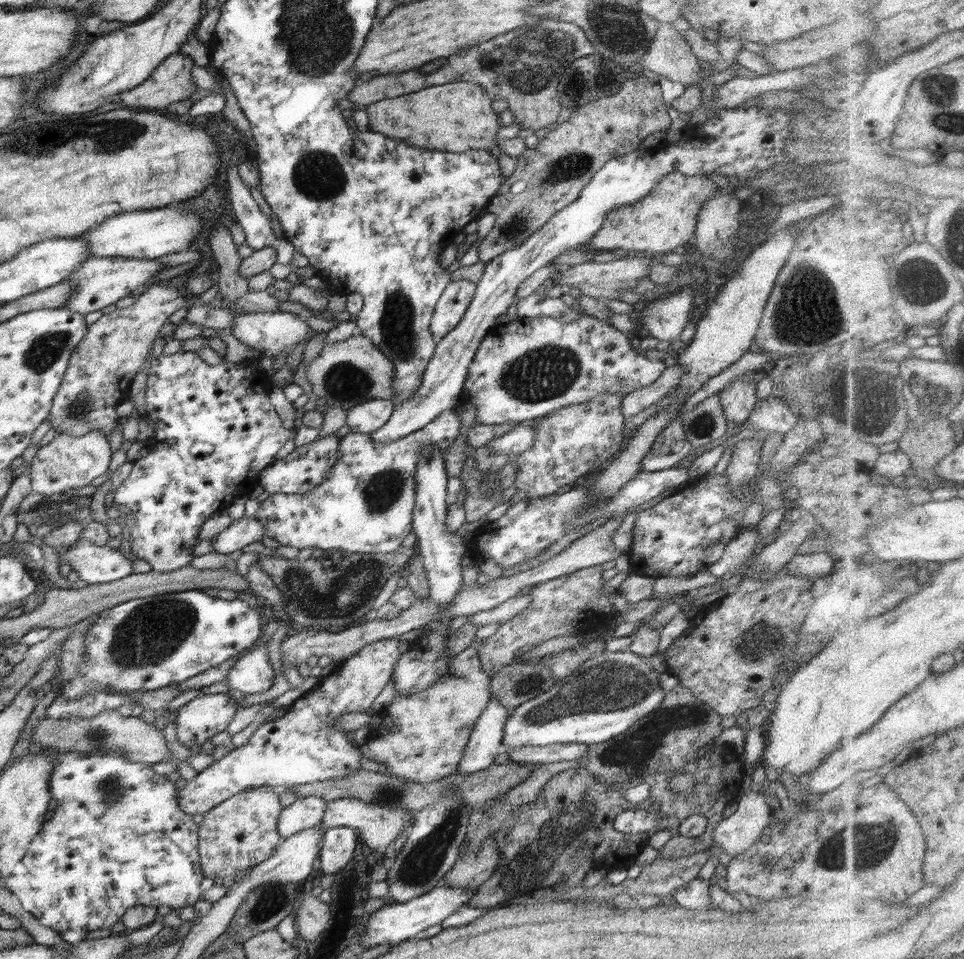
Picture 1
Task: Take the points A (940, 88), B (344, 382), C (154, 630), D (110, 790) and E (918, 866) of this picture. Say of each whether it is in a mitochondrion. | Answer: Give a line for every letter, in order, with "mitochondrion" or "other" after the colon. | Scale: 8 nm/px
A: mitochondrion
B: mitochondrion
C: mitochondrion
D: mitochondrion
E: other

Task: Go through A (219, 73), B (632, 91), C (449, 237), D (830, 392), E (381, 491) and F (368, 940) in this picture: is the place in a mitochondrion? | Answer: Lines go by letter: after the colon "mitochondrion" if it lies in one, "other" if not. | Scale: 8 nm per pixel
A: other
B: other
C: other
D: mitochondrion
E: mitochondrion
F: other

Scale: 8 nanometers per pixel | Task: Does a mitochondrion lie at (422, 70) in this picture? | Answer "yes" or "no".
no

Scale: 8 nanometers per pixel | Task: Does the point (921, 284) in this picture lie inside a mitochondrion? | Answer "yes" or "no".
yes

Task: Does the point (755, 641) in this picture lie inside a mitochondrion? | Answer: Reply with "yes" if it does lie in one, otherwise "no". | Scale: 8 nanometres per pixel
yes

